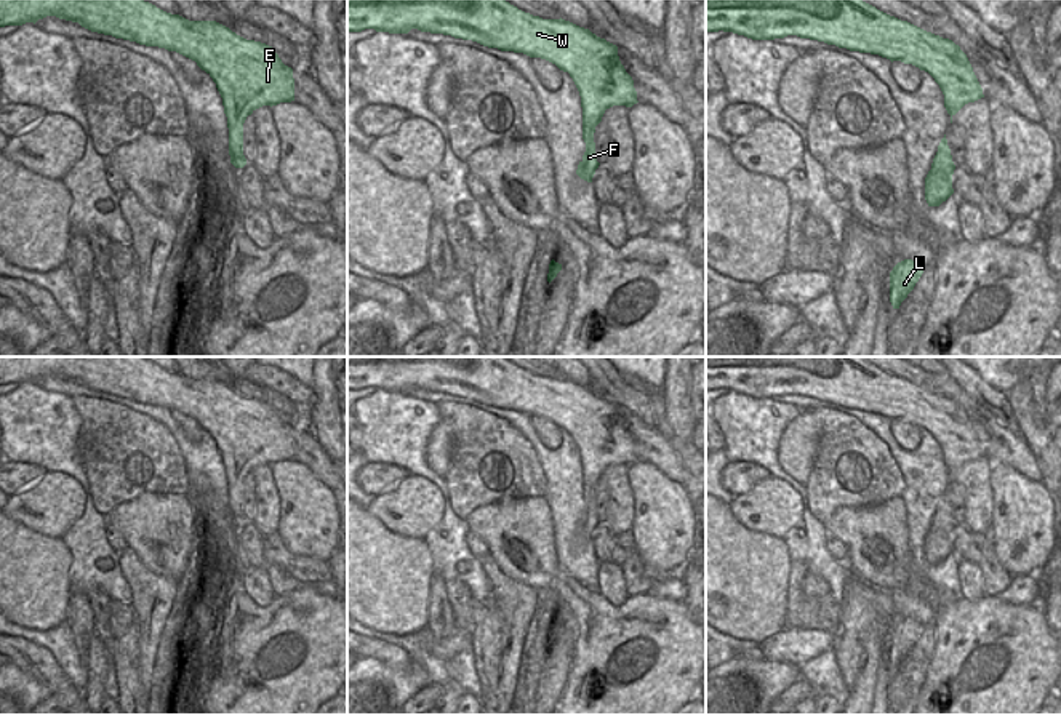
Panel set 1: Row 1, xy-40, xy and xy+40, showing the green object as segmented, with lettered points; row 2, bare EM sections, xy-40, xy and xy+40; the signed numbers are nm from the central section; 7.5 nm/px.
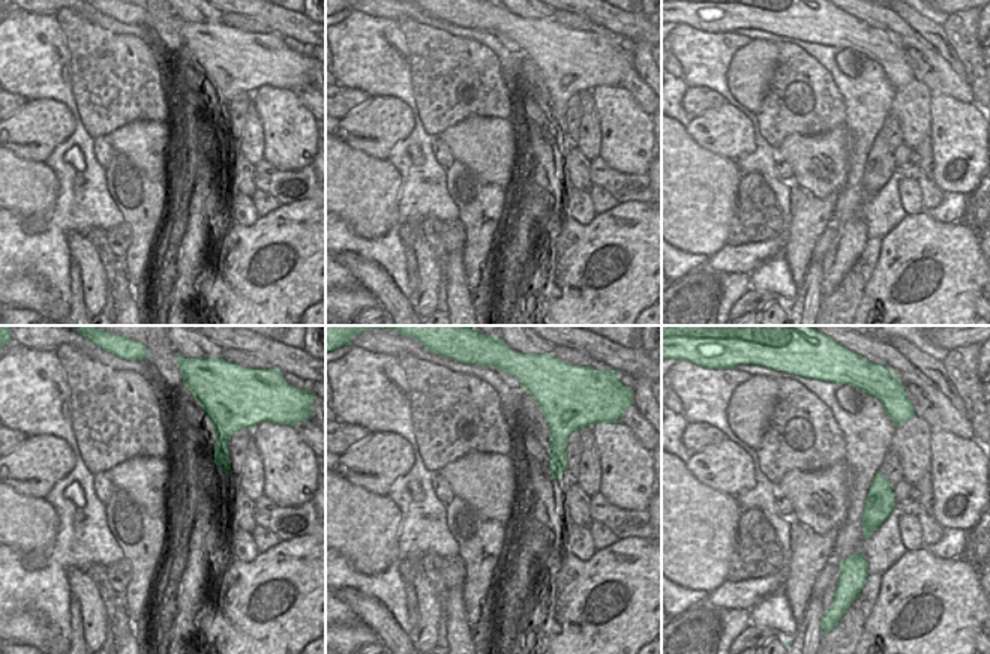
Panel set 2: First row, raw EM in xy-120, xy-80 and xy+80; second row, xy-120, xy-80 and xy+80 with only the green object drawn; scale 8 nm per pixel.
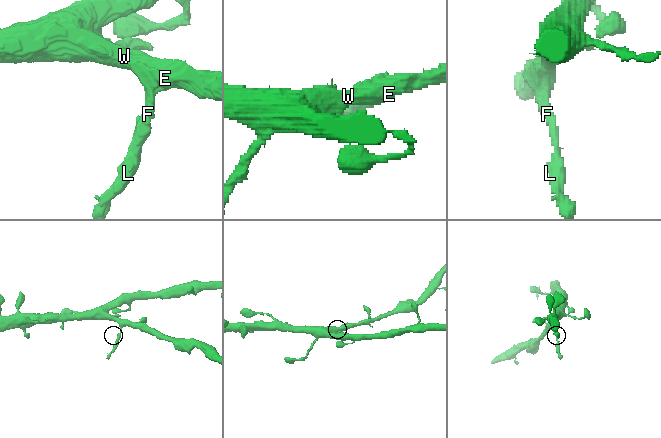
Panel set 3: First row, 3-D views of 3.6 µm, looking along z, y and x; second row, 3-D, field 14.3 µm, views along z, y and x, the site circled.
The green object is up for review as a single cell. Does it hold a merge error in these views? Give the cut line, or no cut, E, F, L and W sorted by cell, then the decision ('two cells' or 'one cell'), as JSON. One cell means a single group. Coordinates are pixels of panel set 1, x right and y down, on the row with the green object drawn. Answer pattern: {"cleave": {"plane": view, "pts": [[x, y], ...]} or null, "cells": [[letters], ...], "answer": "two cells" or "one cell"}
{"cleave": {"plane": "xy+40", "pts": [[930, 170], [940, 175], [951, 175]]}, "cells": [["E", "F", "W"], ["L"]], "answer": "two cells"}

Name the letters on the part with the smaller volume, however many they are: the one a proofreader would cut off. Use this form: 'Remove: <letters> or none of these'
Remove: L

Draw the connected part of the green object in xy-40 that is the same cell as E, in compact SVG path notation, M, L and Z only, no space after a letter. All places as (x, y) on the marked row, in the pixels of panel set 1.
M0 0L0 27L37 22L46 16L78 22L82 27L176 51L205 70L222 98L229 128L229 155L235 168L243 168L243 123L248 115L262 106L277 106L294 101L293 69L285 66L272 46L246 40L216 21L189 21L166 13L144 0Z

